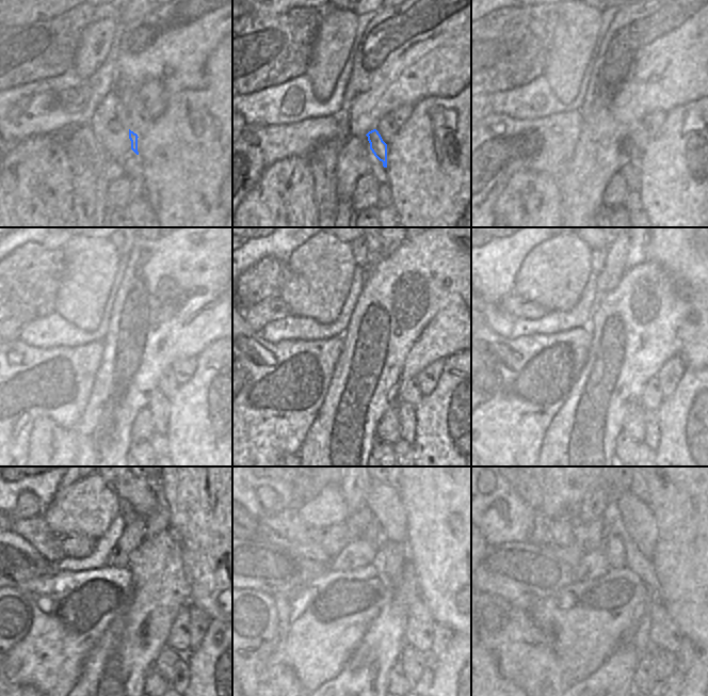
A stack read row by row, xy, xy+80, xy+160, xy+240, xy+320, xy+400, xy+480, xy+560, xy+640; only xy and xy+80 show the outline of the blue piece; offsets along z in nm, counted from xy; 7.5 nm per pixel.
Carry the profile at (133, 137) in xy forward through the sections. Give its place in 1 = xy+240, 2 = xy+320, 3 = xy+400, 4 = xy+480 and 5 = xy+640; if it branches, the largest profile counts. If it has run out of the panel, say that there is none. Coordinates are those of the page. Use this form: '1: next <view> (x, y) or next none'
1: next xy+240 (158, 406)
2: next xy+320 (405, 411)
3: next xy+400 (652, 437)
4: next xy+480 (179, 683)
5: next xy+640 (673, 683)

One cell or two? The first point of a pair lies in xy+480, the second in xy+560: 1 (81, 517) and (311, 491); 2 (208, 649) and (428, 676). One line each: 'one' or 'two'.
1: two
2: two

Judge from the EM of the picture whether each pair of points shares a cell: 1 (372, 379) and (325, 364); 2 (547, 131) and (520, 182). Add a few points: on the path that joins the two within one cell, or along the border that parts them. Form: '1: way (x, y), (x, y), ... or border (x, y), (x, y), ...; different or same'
1: border (344, 344), (326, 391); different
2: border (551, 176), (523, 170), (517, 171), (505, 184); different

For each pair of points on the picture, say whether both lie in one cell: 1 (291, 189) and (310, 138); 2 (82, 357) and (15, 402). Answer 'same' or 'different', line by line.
1: different
2: same

